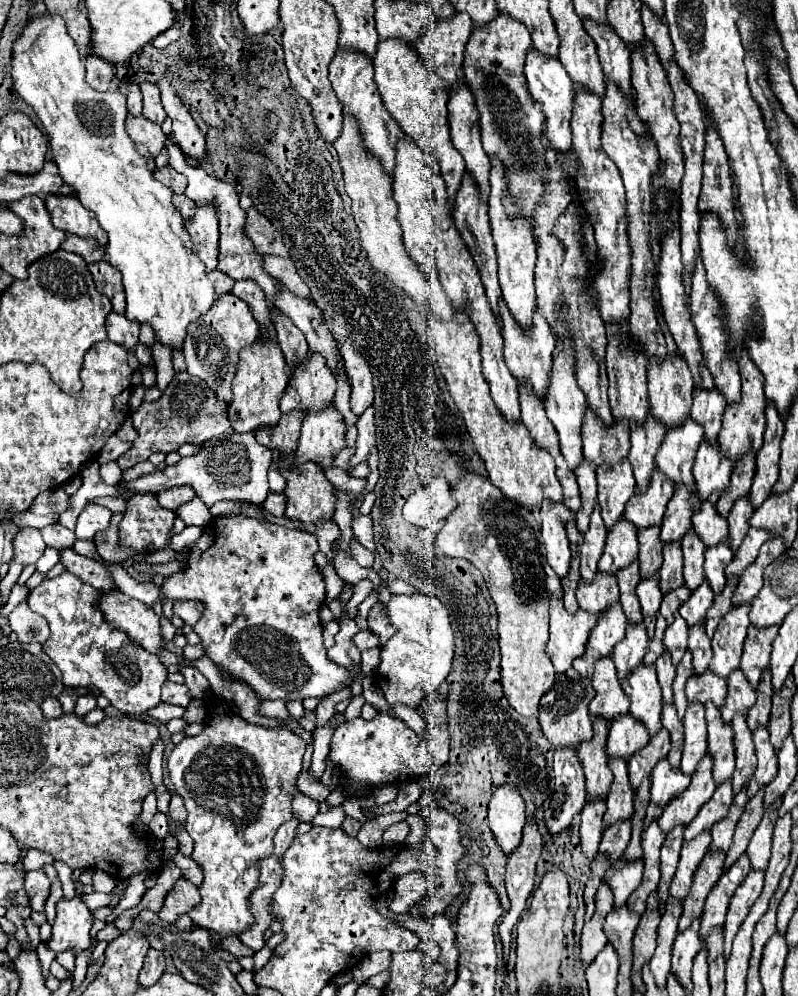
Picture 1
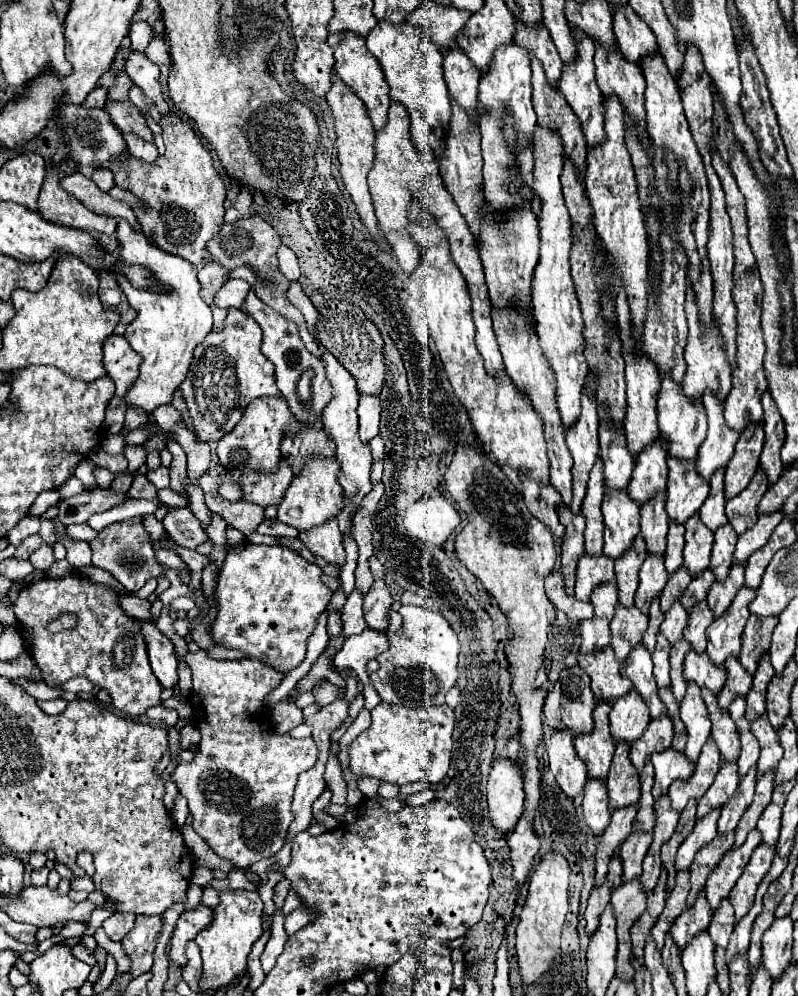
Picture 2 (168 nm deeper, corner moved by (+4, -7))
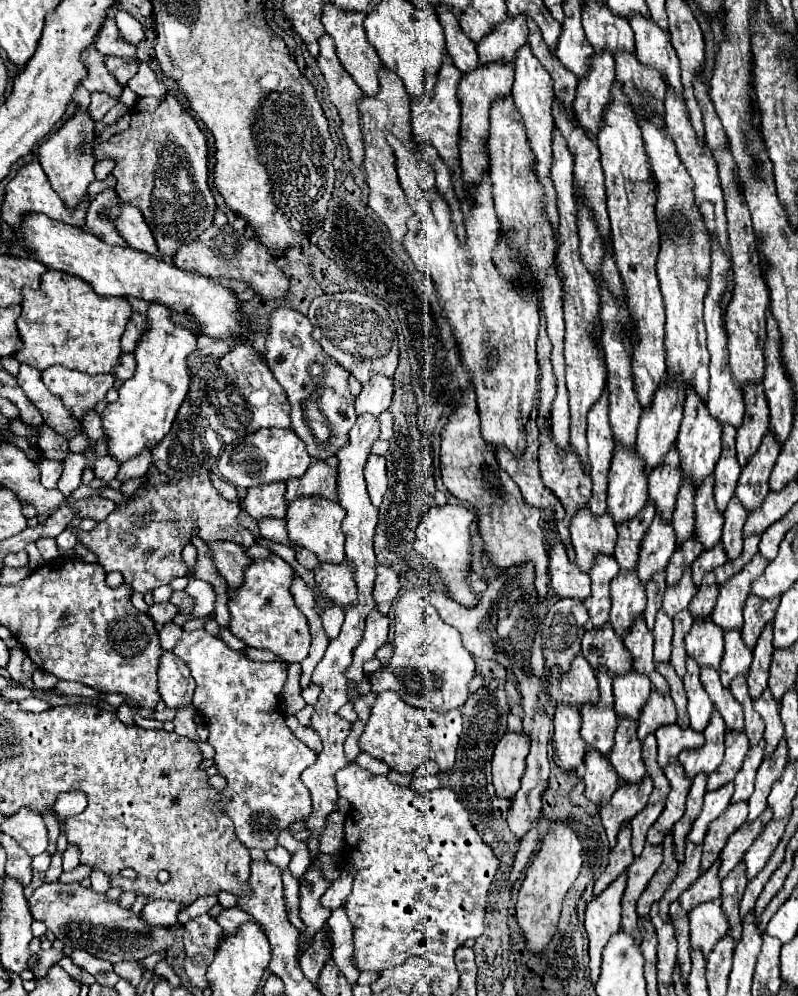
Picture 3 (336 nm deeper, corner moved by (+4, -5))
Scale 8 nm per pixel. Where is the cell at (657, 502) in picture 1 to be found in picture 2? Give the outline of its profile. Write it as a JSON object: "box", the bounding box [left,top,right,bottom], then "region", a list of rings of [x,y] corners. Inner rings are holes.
{"box":[627,440,667,506],"region":[[[657,440],[637,456],[627,494],[631,500],[643,506],[665,490],[667,490],[667,458],[663,452],[663,440]]]}

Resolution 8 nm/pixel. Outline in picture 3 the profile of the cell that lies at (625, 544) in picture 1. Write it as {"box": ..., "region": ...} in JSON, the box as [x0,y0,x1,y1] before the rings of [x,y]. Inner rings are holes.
{"box":[607,446,647,524],"region":[[[615,446],[609,470],[607,510],[613,514],[615,524],[619,524],[637,516],[645,502],[647,476],[643,458],[639,458],[635,450],[619,450],[619,446]]]}

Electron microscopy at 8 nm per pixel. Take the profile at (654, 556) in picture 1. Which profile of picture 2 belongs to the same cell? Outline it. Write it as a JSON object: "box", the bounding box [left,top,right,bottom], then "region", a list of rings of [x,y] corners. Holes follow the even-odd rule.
{"box":[641,494,669,556],"region":[[[665,494],[655,496],[641,508],[641,536],[647,544],[647,554],[663,556],[665,554],[665,536],[667,536],[669,518],[665,512]]]}

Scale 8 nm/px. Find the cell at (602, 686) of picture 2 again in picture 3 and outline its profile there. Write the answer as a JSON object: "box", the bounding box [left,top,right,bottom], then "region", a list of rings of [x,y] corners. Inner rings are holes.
{"box":[581,622,633,676],"region":[[[611,622],[601,628],[587,628],[581,640],[581,654],[589,660],[589,664],[599,670],[601,666],[609,668],[611,676],[625,674],[633,668],[631,652],[623,646],[623,638],[611,630]]]}

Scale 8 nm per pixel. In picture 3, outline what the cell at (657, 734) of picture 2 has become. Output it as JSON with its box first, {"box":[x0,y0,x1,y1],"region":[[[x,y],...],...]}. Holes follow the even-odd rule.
{"box":[639,690,677,740],"region":[[[651,690],[651,698],[647,700],[647,706],[643,706],[643,716],[639,716],[639,740],[643,740],[647,734],[655,732],[659,726],[671,724],[677,720],[675,704],[669,694],[659,694],[657,690]]]}

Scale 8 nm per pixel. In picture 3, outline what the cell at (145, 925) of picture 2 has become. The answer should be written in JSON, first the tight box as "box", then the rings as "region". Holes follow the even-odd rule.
{"box":[143,902,187,924],"region":[[[149,902],[153,918],[143,918],[149,924],[175,924],[181,910],[187,906],[179,906],[177,902]]]}

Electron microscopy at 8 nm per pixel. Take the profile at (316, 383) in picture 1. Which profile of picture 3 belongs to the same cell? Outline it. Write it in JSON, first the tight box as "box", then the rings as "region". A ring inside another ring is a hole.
{"box":[287,460,337,504],"region":[[[313,460],[307,474],[287,482],[287,504],[301,496],[319,496],[337,502],[337,468],[333,464]]]}

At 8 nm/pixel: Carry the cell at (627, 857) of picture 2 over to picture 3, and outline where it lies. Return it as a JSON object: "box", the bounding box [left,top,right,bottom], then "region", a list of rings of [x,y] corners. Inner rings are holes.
{"box":[631,802,665,856],"region":[[[657,802],[657,804],[647,804],[633,820],[631,820],[631,828],[633,828],[633,838],[631,838],[631,846],[633,846],[633,854],[639,856],[643,846],[645,846],[645,836],[647,830],[653,826],[653,822],[659,818],[659,814],[663,812],[665,802]]]}

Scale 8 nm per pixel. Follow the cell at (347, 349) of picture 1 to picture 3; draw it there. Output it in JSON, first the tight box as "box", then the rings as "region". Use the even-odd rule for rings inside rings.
{"box":[307,292,399,382],"region":[[[359,292],[325,294],[311,302],[307,318],[313,324],[313,338],[321,342],[323,350],[361,382],[369,382],[373,374],[393,376],[399,362],[397,332],[389,312],[371,296]]]}

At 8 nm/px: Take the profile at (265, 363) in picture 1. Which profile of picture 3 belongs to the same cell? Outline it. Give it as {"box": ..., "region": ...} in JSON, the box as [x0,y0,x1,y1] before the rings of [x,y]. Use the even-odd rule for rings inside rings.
{"box":[219,428,311,488],"region":[[[265,428],[255,434],[249,434],[233,446],[227,444],[223,448],[223,454],[219,456],[221,476],[239,488],[255,488],[271,482],[287,482],[287,478],[299,478],[305,474],[309,464],[311,456],[307,454],[307,448],[295,436],[295,432],[279,428]]]}

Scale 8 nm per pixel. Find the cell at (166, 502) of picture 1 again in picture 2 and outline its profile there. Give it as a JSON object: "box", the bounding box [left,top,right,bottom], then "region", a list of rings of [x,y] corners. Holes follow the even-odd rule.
{"box":[163,506,207,548],"region":[[[187,506],[171,508],[163,520],[163,526],[171,536],[171,540],[185,548],[197,548],[197,544],[207,540],[201,522],[193,516],[193,512]]]}

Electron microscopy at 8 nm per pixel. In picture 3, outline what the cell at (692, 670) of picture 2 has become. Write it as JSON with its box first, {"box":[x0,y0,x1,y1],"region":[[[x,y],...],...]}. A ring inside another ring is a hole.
{"box":[685,618,723,668],"region":[[[707,618],[707,622],[695,622],[685,636],[685,650],[699,666],[719,668],[723,656],[723,630]]]}

